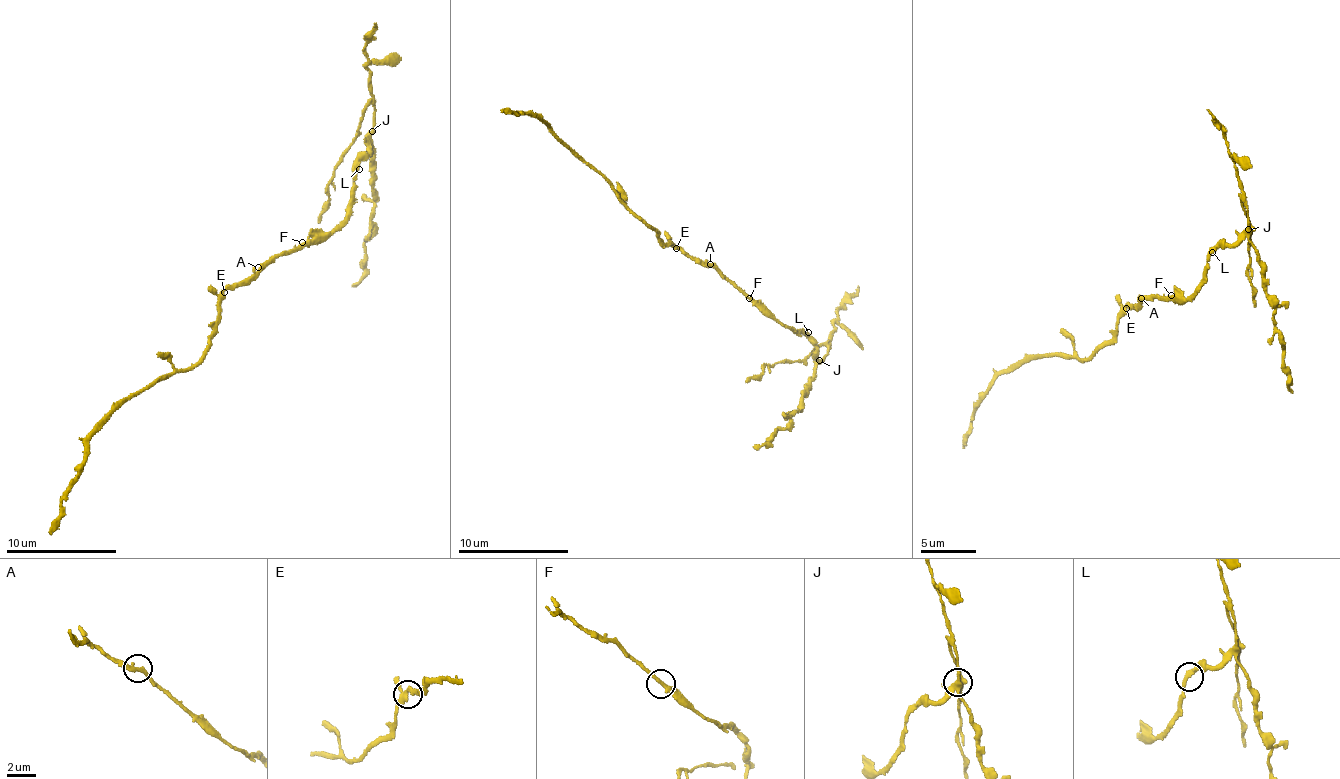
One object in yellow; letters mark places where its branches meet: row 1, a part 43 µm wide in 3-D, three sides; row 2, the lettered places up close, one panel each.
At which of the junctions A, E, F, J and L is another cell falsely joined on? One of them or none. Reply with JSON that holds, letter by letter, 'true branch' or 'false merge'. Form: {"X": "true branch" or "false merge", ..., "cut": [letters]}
{"A": "true branch", "E": "true branch", "F": "true branch", "J": "false merge", "L": "true branch", "cut": ["J"]}

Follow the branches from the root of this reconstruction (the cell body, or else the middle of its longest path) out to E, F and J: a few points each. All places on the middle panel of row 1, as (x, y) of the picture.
E: (712, 268), (676, 248)
F: (712, 268), (749, 298)
J: (712, 268), (764, 313), (792, 329), (802, 328), (816, 348), (815, 356), (820, 361)

